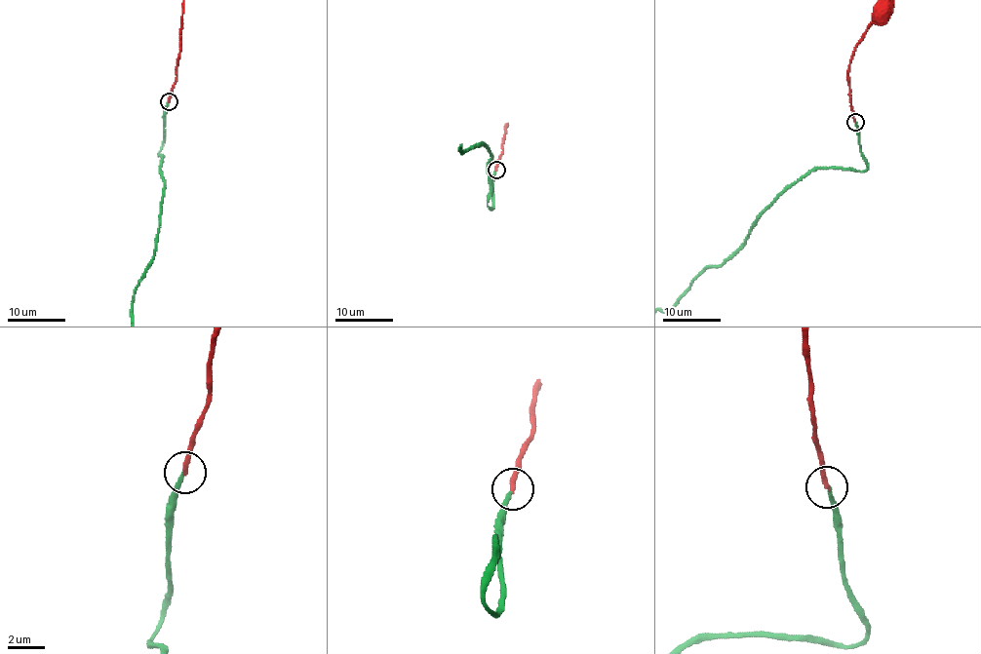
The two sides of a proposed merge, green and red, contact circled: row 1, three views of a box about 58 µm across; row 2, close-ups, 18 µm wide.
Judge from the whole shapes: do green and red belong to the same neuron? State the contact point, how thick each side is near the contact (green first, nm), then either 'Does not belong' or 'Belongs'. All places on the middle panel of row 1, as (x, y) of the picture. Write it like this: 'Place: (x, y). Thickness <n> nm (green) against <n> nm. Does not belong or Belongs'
Place: (496, 170). Thickness 190 nm (green) against 260 nm. Does not belong

